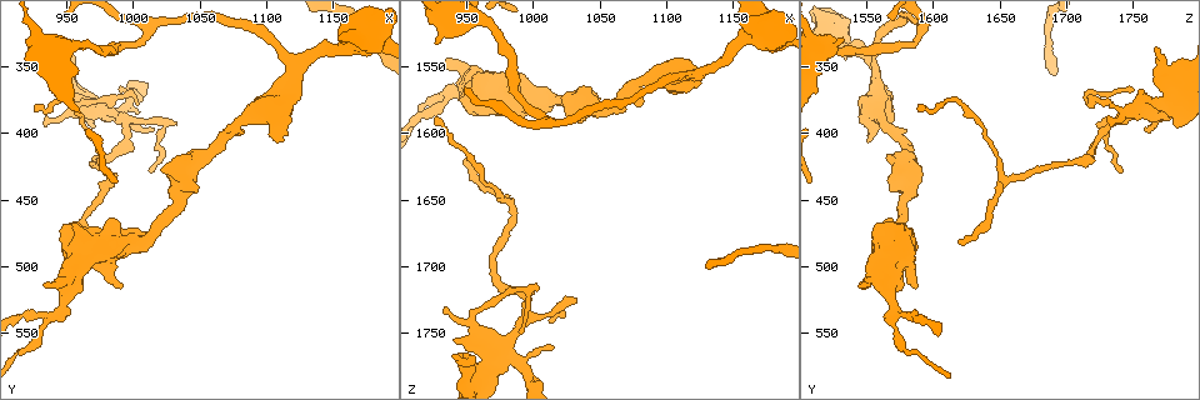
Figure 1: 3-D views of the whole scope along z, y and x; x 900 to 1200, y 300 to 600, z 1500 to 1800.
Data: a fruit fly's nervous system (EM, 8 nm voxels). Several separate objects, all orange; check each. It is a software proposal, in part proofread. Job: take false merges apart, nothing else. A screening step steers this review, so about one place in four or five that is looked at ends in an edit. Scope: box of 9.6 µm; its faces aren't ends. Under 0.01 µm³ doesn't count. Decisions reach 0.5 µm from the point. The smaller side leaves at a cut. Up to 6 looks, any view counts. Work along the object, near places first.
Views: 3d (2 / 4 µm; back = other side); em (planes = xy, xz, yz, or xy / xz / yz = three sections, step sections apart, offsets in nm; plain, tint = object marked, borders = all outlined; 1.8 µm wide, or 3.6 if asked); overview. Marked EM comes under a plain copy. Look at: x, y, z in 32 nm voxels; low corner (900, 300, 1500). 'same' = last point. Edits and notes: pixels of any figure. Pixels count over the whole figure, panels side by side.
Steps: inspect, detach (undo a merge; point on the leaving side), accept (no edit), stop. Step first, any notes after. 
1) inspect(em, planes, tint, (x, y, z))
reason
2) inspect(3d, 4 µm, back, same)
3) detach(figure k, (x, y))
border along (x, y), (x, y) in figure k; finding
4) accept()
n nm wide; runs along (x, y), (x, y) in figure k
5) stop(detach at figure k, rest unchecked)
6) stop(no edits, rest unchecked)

inspect(3d, 4 µm, back, (1018, 392, 1730))
abrupt turn

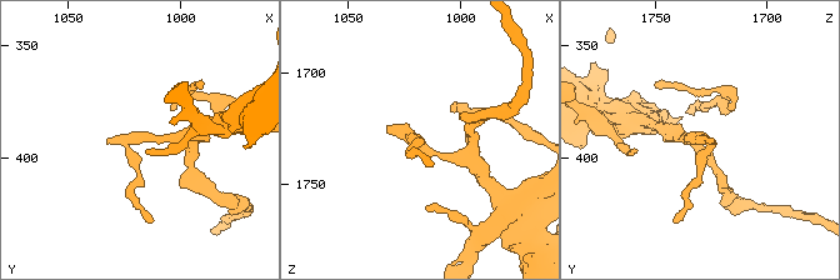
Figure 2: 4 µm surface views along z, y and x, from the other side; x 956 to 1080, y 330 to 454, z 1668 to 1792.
inspect(em, xy, step 8, tint, (1020, 390, 1728))
now the EM

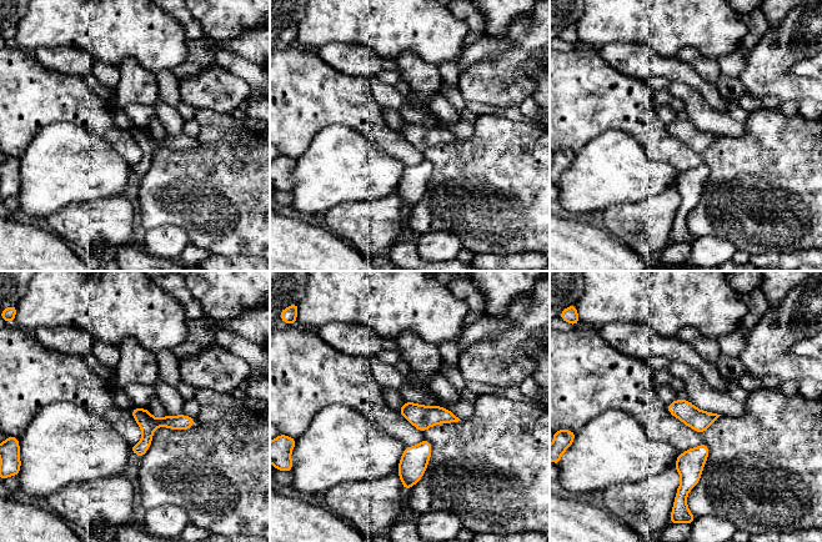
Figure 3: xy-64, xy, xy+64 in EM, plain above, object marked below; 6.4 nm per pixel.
inspect(em, planes, tint, same)
another direction

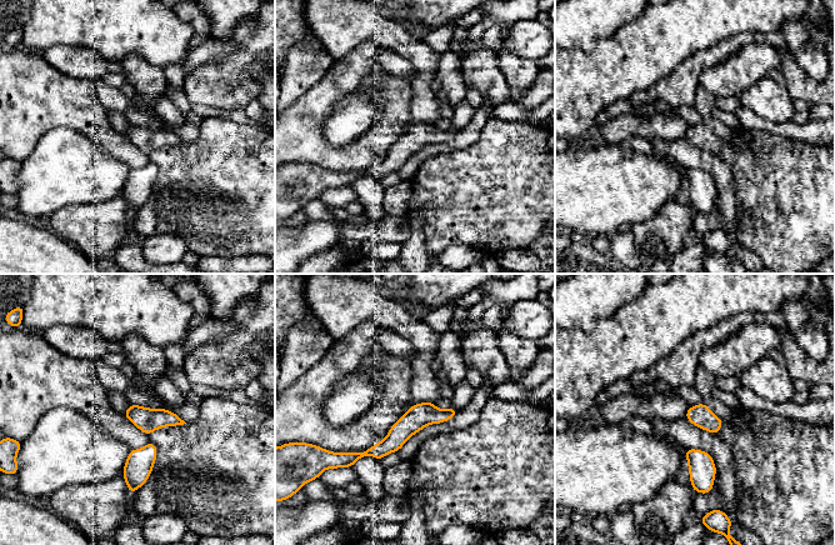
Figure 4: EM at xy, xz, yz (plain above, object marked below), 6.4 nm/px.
accept()
runs along (451, 411), (354, 456) in figure 4; all the same cell

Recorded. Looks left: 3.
inspect(em, planes, tint, (956, 382, 1742))
thick turns thin

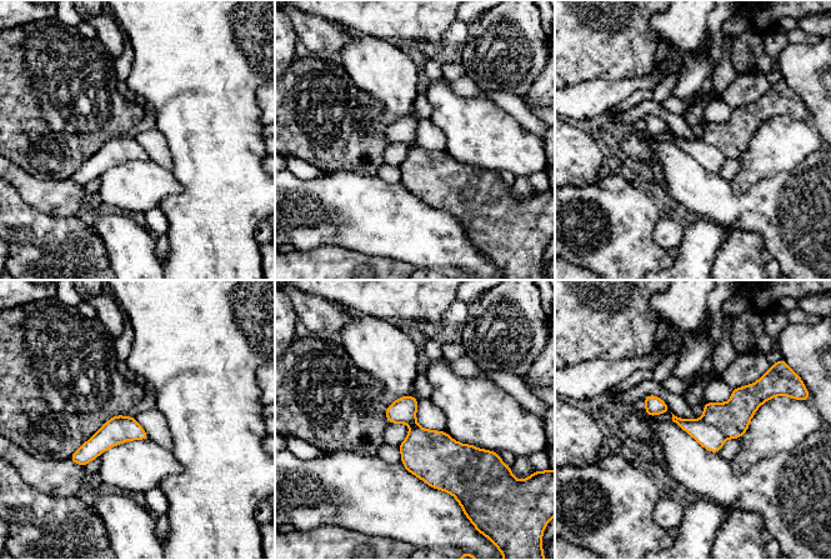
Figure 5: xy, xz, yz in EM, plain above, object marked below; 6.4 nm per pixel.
detach(figure 5, (709, 436))
a second cell is stuck on

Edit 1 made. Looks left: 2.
inspect(em, 3.6 µm, planes, tint, (968, 484, 1566))
sudden change in width

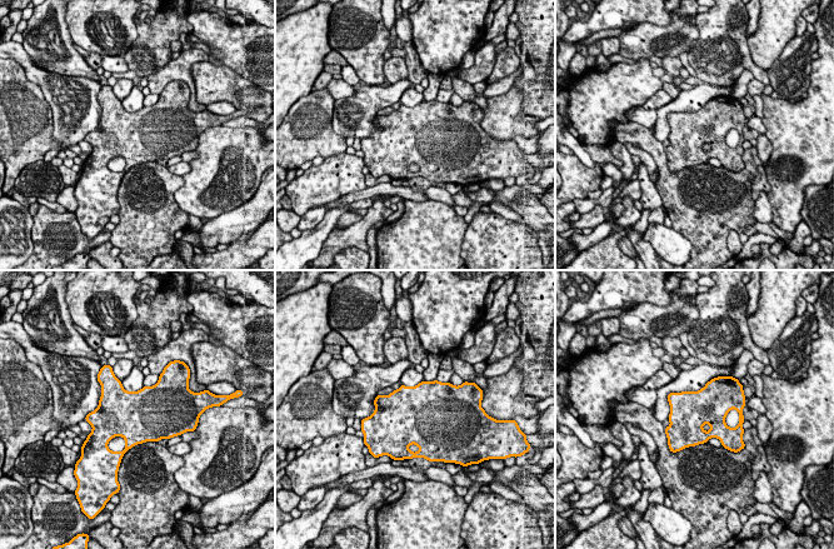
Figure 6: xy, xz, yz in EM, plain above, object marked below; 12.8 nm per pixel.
accept()
continuous, no second cell

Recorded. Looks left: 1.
stop(detach at figure 5, rest unchecked)

